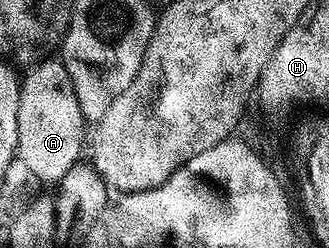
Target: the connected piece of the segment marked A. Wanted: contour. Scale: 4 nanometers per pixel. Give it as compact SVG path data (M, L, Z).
M44 59L32 64L26 74L22 74L19 86L21 99L17 107L17 143L21 159L37 175L40 183L62 181L74 165L80 164L85 153L85 122L81 103L73 91L73 79L65 71L62 60Z

